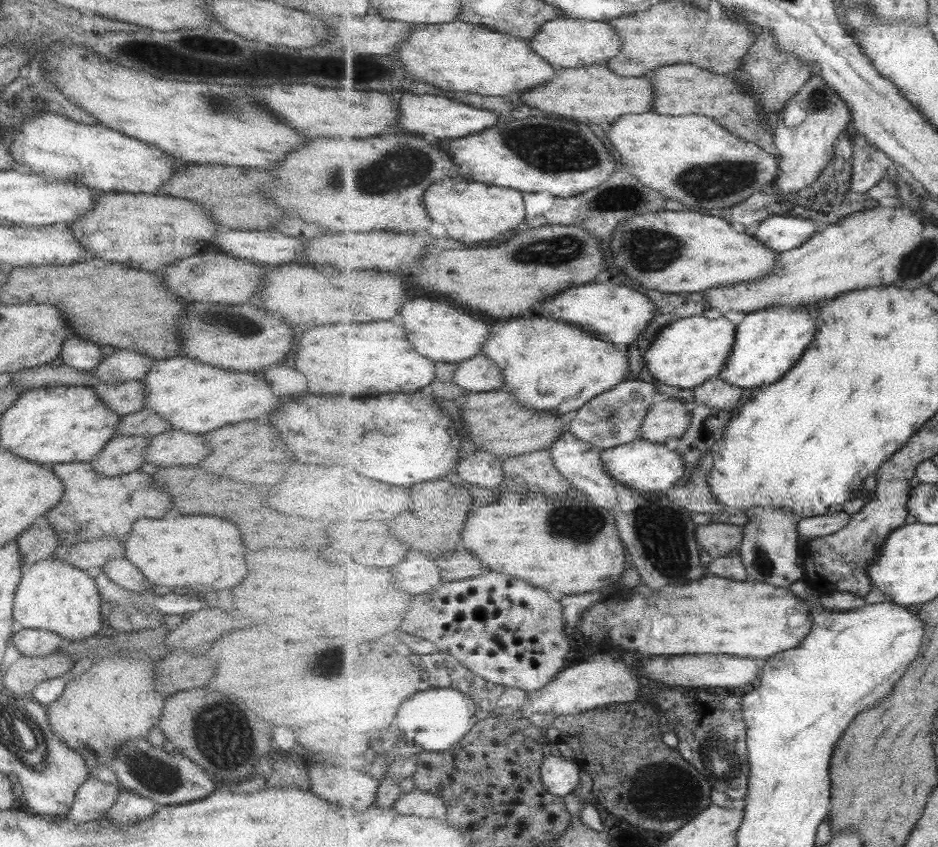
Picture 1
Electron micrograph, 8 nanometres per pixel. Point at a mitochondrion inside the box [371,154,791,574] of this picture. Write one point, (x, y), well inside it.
(712, 183)

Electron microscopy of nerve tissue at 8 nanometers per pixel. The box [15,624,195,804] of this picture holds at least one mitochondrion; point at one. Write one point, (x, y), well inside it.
(154, 775)

